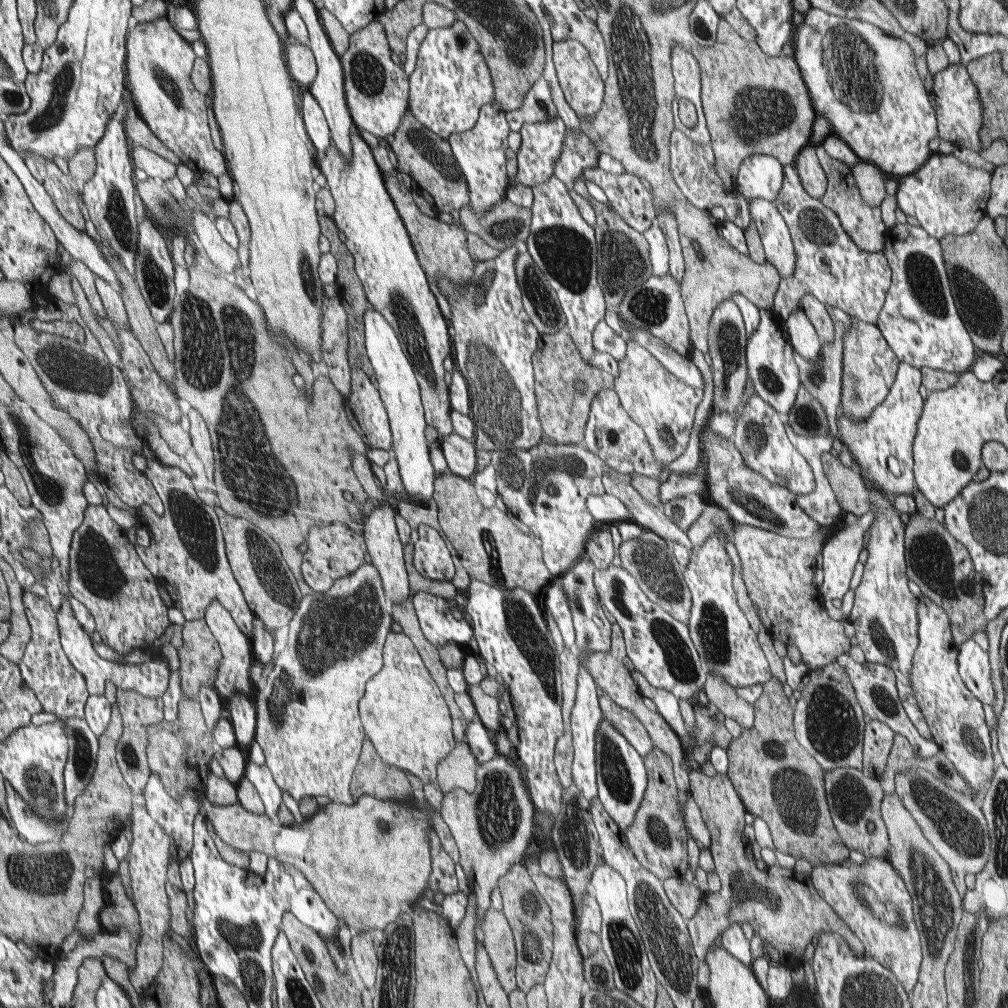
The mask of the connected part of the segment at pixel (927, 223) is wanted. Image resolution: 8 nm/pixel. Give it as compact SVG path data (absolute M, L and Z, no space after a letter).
M934 153L916 172L898 179L898 207L904 214L914 216L918 224L938 240L946 235L966 234L986 214L991 173L982 168L972 168L952 153Z

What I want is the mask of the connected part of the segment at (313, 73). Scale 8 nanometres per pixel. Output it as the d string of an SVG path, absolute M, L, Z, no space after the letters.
M290 41L286 49L286 59L289 62L290 74L299 83L310 86L317 76L317 60L309 45Z

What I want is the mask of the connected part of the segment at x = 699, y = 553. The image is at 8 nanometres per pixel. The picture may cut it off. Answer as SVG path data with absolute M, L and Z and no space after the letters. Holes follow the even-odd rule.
M712 535L704 539L702 545L693 546L689 554L690 560L684 570L684 582L692 594L692 610L687 626L708 676L710 672L720 674L724 682L728 682L737 690L768 682L772 679L768 662L756 640L756 632L752 630L749 620L746 620L736 602L736 594L732 590L734 566L720 539ZM712 604L714 604L714 620L712 620Z

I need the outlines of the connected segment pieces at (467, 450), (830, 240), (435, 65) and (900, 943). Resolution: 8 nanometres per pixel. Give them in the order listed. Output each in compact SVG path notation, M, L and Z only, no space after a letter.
M450 434L441 440L440 448L454 475L468 479L468 476L472 476L476 472L476 452L474 452L473 439Z
M792 165L784 166L782 190L774 203L792 234L796 263L790 277L780 277L781 284L777 288L772 310L786 320L798 308L804 293L810 292L825 305L875 325L892 278L892 270L884 252L859 250L842 228L838 216L824 206L821 199L812 198L804 190L800 176Z
M456 17L452 26L429 29L419 47L416 67L410 74L410 114L414 114L418 122L442 139L448 140L452 134L463 134L472 130L478 120L480 107L496 99L488 64L480 54L480 44L476 42L474 34Z
M868 857L863 864L848 860L813 868L809 880L819 896L828 902L862 941L865 955L893 972L910 994L920 974L921 940L914 922L914 904L894 866L886 858Z

